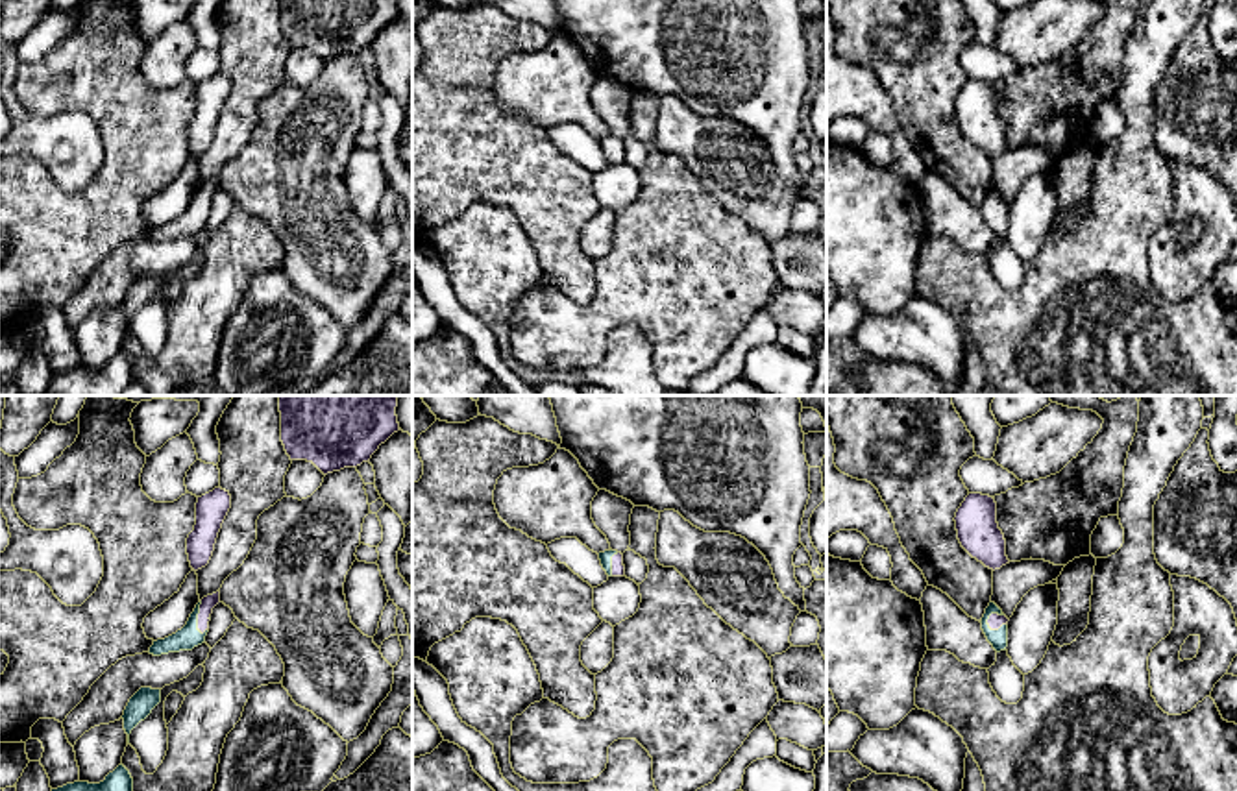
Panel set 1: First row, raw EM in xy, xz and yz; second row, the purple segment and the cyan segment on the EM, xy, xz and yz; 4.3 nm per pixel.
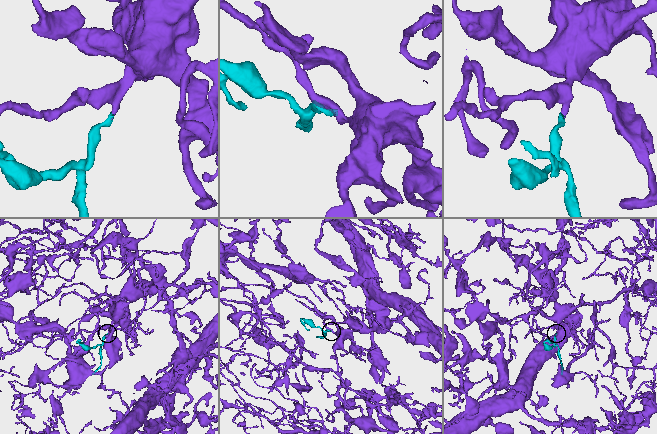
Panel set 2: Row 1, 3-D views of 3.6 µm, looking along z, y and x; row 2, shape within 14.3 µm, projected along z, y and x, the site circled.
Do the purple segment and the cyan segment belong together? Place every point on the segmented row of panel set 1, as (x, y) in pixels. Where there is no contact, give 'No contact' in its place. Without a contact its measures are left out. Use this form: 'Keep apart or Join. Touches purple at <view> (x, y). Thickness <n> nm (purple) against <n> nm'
Join. Touches purple at yz (995, 629). Thickness 70 nm (purple) against 80 nm

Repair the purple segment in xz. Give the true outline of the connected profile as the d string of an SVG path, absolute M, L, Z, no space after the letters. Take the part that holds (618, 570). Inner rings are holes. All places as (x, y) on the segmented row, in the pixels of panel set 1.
M610 549L610 551L599 553L599 560L608 577L623 577L625 575L621 553Z

